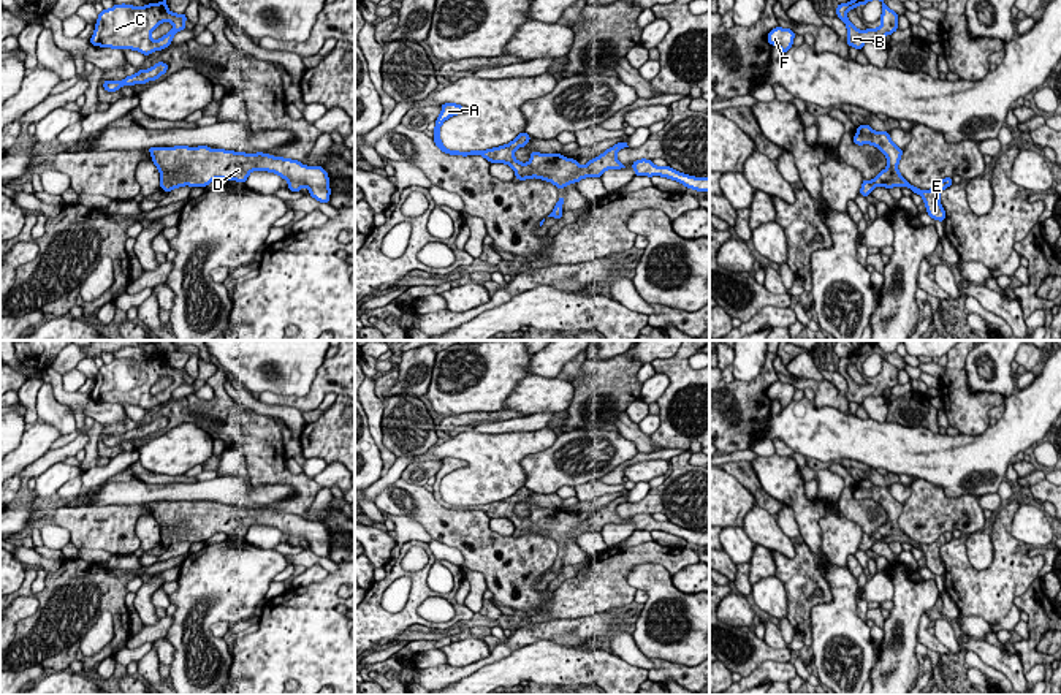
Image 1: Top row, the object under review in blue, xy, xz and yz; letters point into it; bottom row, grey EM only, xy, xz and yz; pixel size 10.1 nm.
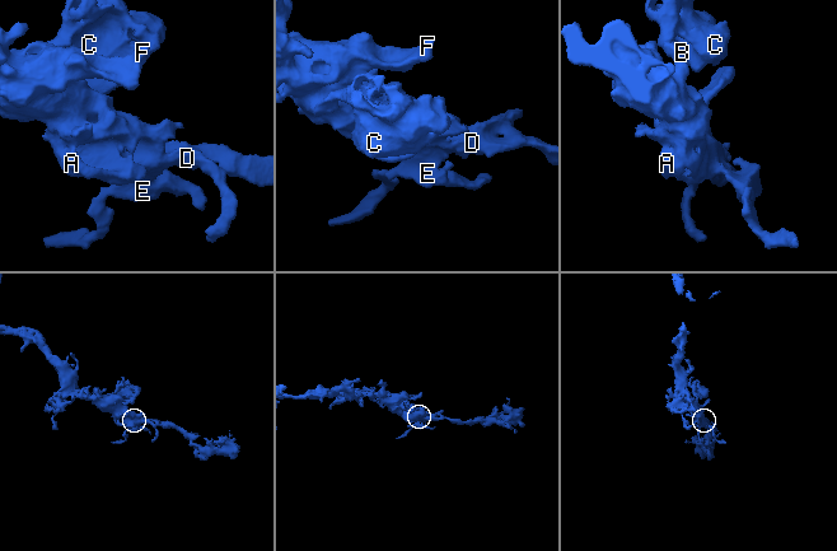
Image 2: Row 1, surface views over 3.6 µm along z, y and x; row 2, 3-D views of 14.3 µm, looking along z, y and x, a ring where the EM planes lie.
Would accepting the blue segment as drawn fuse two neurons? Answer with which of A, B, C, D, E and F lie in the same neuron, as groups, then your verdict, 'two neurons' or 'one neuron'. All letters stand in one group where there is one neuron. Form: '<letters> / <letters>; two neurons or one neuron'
A B C D E F; one neuron

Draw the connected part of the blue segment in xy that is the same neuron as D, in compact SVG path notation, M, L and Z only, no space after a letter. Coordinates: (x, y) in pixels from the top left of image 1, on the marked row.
M174 146L174 147L149 147L150 158L160 171L160 187L165 192L190 185L190 187L207 187L214 179L238 180L244 184L249 174L255 169L269 171L279 174L288 182L288 190L301 192L302 187L309 188L309 195L320 203L329 203L329 177L321 166L306 166L298 160L274 157L269 154L257 152L234 152L225 149L211 149L207 146L188 147L188 146Z

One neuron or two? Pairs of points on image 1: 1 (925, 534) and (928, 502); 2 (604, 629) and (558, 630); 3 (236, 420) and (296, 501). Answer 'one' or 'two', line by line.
1: one
2: one
3: one

